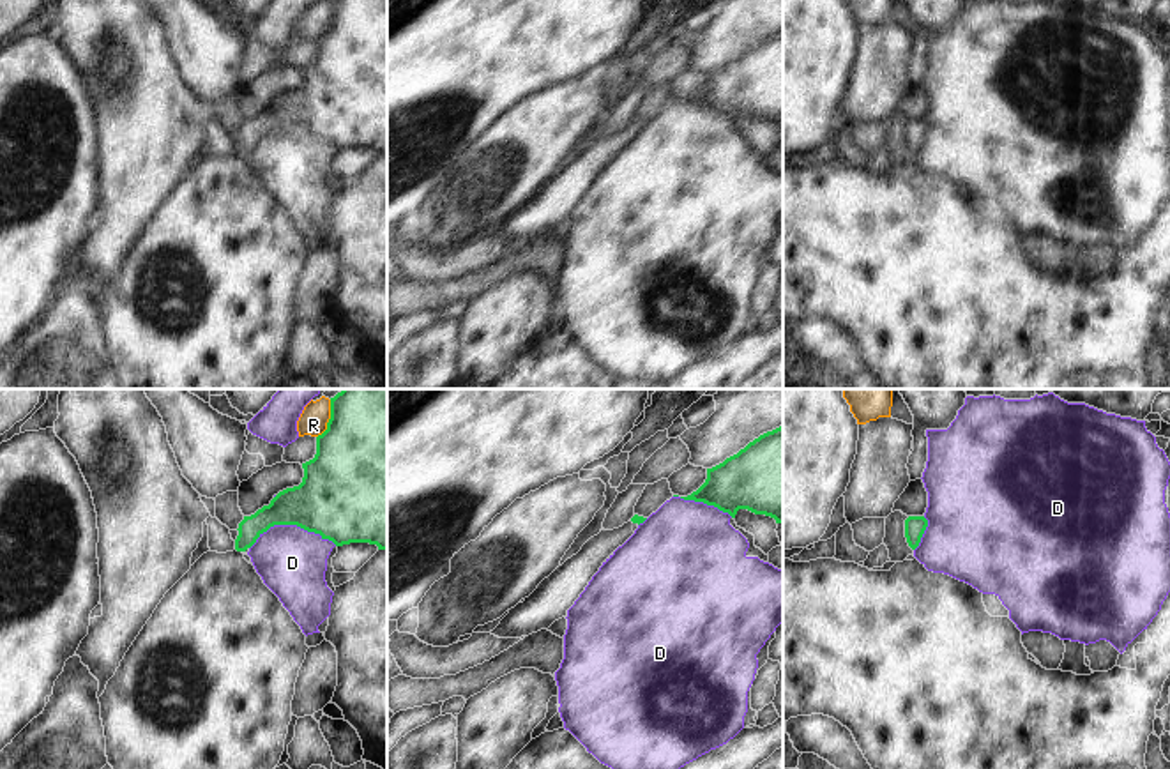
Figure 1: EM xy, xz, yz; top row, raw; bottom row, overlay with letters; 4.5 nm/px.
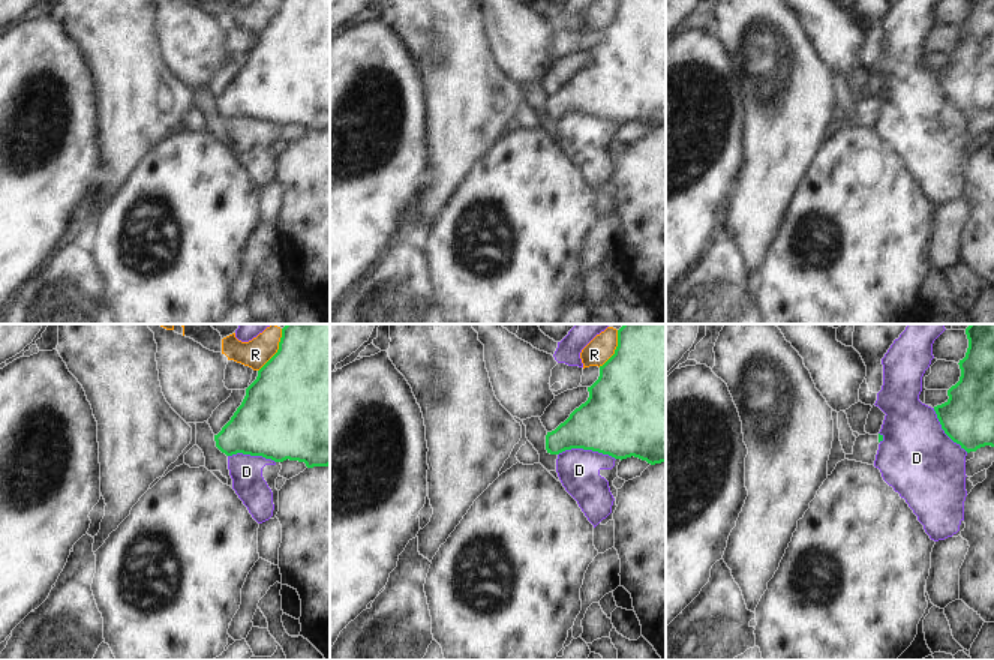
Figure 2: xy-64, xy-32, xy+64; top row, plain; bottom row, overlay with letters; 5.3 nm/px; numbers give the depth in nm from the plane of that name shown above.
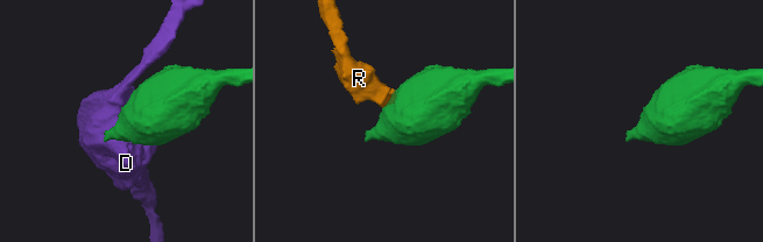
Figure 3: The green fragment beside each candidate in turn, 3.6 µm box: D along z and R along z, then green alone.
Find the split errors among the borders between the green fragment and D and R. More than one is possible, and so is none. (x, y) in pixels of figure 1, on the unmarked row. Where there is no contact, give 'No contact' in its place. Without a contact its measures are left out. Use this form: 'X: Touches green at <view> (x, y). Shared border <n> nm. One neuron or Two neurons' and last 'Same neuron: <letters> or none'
D: Touches green at xy (292, 128). Shared border 400 nm. Two neurons
R: Touches green at xy (329, 23). Shared border 190 nm. Two neurons
Same neuron: none.

